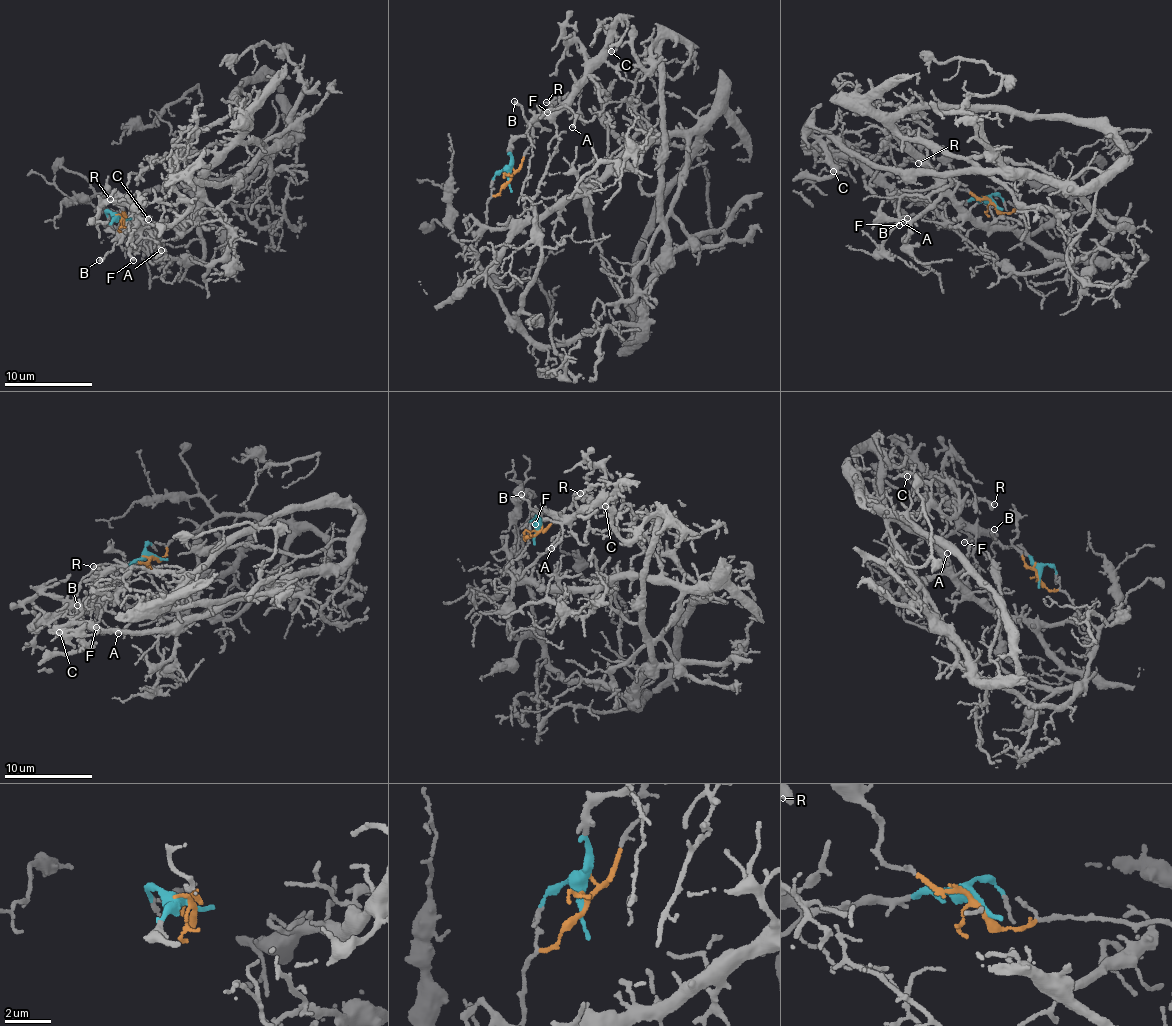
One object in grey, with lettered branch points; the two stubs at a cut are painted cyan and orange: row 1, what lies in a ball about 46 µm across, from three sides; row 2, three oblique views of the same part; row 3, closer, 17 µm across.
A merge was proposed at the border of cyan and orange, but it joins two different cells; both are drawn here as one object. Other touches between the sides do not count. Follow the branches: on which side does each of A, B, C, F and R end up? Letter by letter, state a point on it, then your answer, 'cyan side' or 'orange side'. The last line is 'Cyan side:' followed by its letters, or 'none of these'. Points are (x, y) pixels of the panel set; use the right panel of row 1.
A: (903, 222) | cyan side
B: (907, 218) | cyan side
C: (833, 171) | cyan side
F: (899, 225) | cyan side
R: (918, 163) | cyan side
Cyan side: A, B, C, F, R

